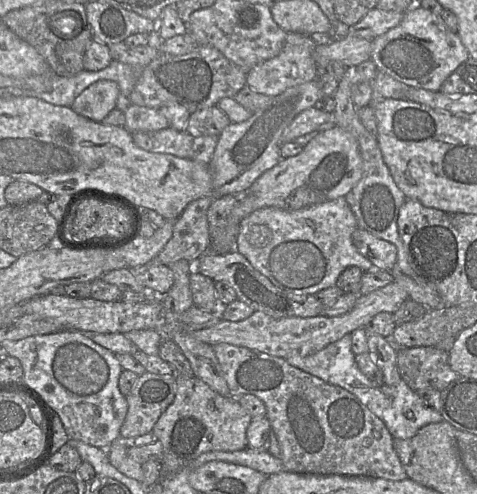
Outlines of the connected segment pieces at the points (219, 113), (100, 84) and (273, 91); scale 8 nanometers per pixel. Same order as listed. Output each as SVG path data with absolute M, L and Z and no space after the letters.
M217 106L204 108L192 113L186 131L193 137L220 136L231 123L228 116Z
M98 80L84 89L70 106L77 114L96 122L116 108L120 90L111 80Z
M288 33L283 48L277 56L257 64L247 72L247 85L257 93L274 97L290 87L315 80L318 67L313 58L313 51L316 46L316 40L308 35Z

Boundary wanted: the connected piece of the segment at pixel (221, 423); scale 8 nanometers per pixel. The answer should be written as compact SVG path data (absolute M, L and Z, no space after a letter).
M176 376L174 400L152 429L163 448L161 478L175 475L205 452L246 448L246 431L251 420L252 416L236 397L220 395L195 376Z

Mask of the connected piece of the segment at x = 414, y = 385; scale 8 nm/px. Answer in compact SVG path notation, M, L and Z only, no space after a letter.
M436 347L397 348L401 379L414 391L443 390L459 378L449 365L449 352Z

